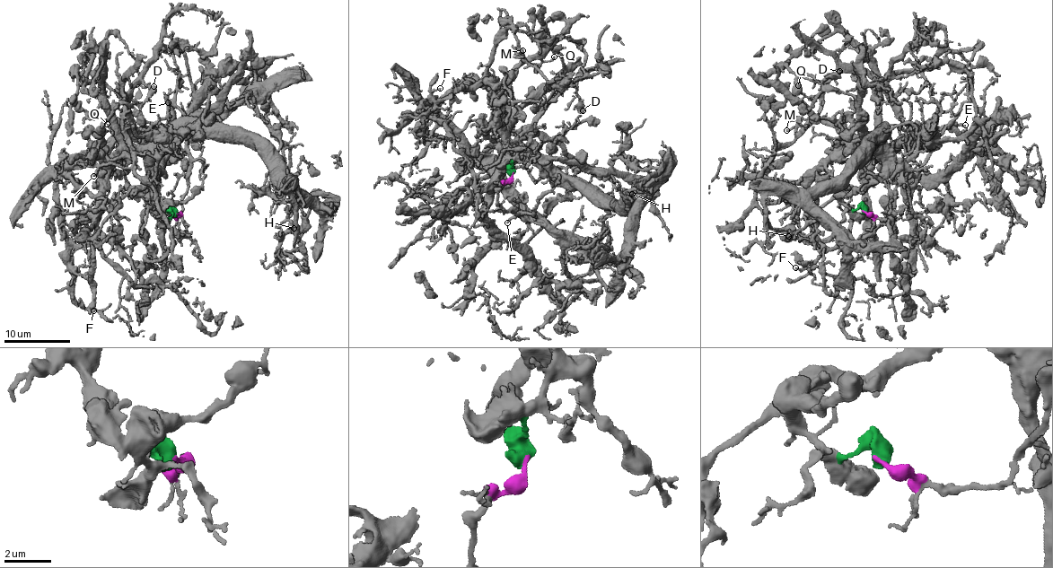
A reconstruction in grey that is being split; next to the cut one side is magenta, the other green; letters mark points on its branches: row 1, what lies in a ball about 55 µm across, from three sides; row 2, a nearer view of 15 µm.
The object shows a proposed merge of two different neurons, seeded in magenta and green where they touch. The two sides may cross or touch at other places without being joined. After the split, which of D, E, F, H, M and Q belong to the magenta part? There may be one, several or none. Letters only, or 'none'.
E, M

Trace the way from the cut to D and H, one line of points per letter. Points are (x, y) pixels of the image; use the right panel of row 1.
D: (863, 210), (842, 195), (884, 169), (880, 145), (840, 135), (778, 72), (823, 81), (840, 71)
H: (863, 210), (852, 209), (842, 195), (883, 169), (878, 138), (852, 155), (811, 201), (815, 218), (787, 237)

